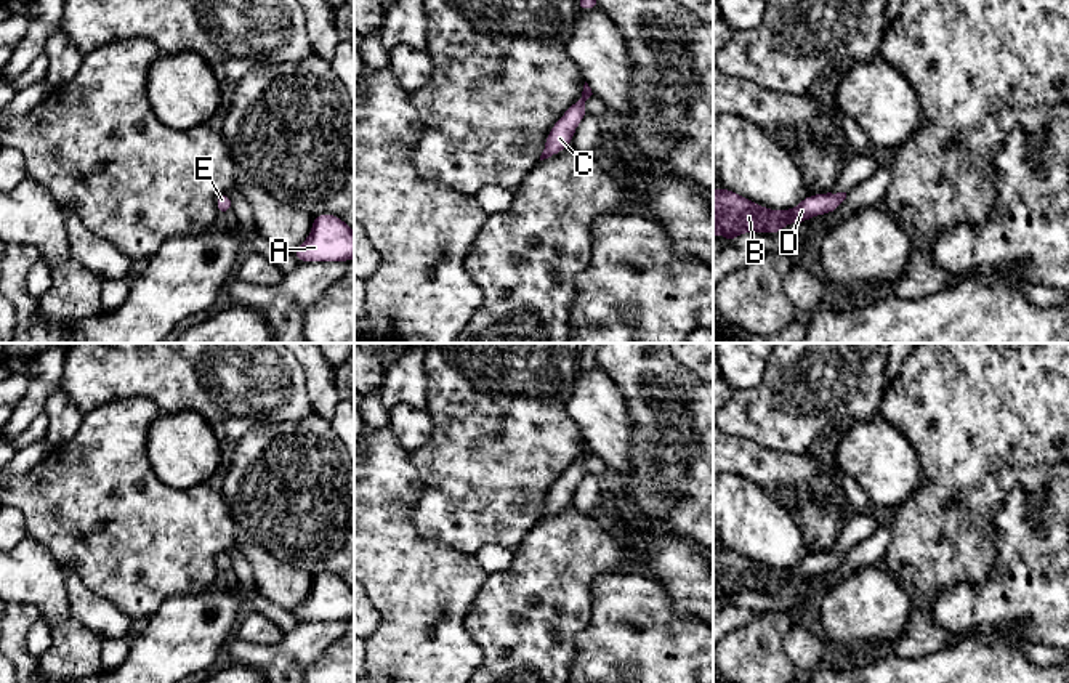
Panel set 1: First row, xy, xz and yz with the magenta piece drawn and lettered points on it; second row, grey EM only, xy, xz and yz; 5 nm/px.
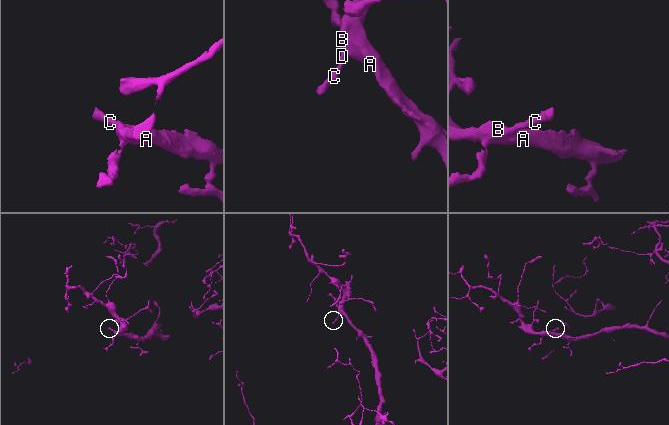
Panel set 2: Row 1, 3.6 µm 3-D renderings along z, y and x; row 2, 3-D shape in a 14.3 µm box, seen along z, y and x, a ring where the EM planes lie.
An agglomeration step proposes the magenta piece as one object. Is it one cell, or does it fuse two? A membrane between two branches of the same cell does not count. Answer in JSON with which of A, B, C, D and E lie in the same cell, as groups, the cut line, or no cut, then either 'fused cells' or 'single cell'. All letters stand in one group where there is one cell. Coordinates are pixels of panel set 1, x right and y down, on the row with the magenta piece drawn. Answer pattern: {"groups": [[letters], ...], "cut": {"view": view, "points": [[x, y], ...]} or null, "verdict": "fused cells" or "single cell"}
{"groups": [["A", "B", "C", "D", "E"]], "cut": null, "verdict": "single cell"}

